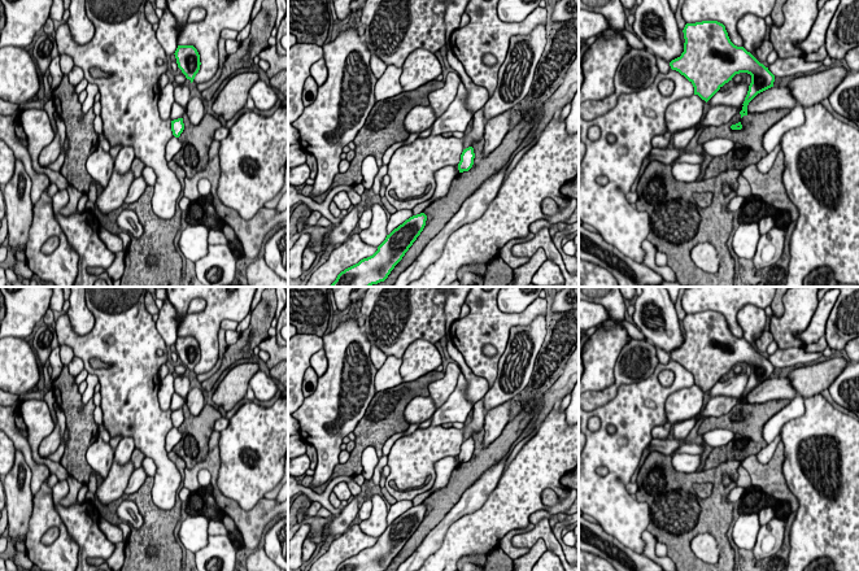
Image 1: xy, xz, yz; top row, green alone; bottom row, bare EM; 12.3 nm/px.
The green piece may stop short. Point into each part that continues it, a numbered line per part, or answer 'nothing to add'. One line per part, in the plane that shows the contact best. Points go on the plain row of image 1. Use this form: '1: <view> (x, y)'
nothing to add

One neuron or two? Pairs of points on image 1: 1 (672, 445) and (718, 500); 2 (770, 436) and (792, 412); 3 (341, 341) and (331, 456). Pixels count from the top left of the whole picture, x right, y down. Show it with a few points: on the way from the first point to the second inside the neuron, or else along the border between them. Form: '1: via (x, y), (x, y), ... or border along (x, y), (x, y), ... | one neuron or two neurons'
1: border along (670, 454), (652, 452), (641, 466) | two neurons
2: via (771, 430), (785, 415) | one neuron
3: via (339, 370), (335, 405), (321, 427) | one neuron

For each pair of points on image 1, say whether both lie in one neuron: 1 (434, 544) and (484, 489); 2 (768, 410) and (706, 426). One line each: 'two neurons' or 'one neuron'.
1: one neuron
2: one neuron

